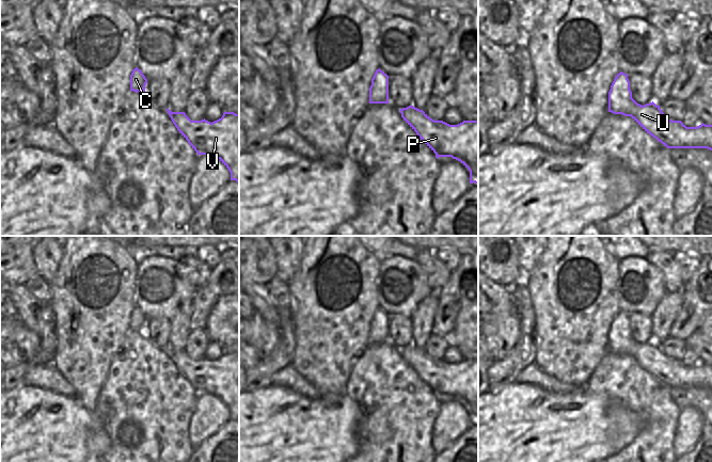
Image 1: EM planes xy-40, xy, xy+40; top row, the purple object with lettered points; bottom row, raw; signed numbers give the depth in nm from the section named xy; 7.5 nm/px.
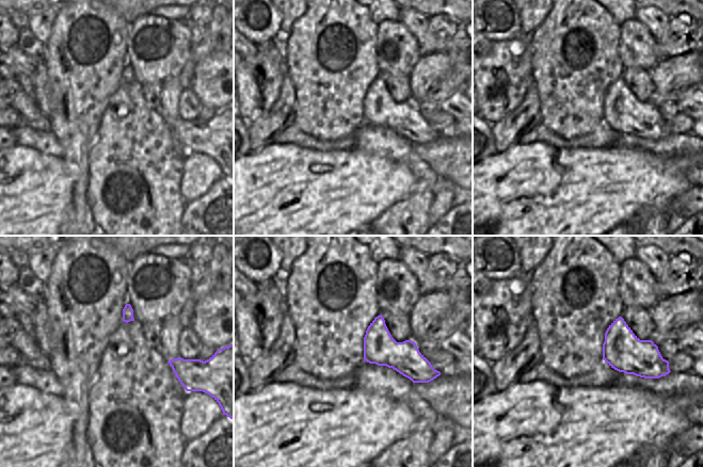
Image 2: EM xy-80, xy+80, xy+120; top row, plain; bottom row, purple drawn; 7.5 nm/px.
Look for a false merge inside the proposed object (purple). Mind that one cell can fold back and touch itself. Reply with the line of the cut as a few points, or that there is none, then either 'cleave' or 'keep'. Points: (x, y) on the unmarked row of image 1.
no cut | keep

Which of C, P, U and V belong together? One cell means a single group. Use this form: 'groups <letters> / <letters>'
groups C P U V

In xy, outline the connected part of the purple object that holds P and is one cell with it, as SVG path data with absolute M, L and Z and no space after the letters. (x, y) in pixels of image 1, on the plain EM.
M413 345L399 349L404 360L418 377L439 396L452 396L470 410L470 423L478 424L478 361L463 360L449 364L430 357Z

